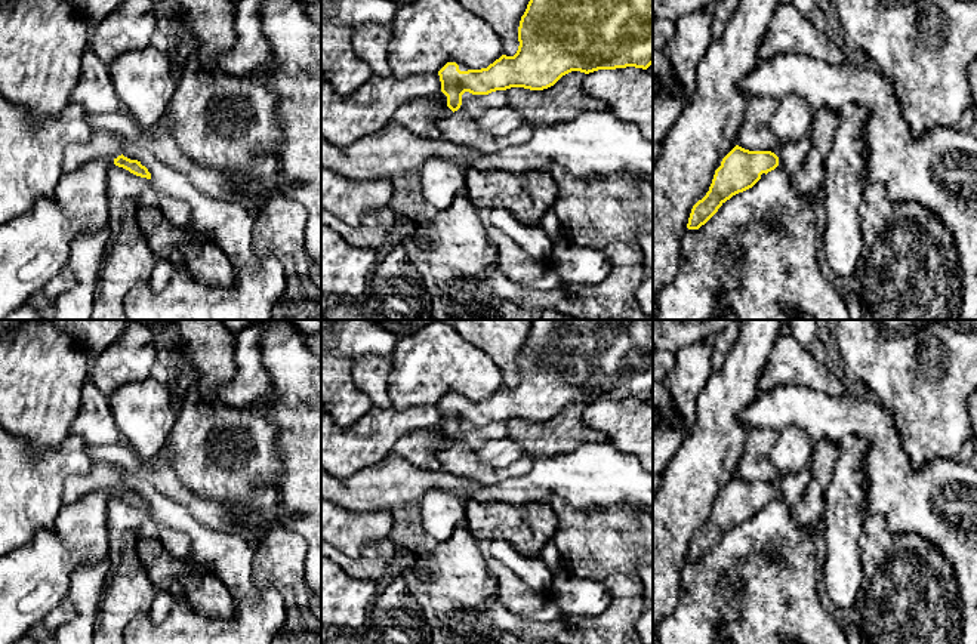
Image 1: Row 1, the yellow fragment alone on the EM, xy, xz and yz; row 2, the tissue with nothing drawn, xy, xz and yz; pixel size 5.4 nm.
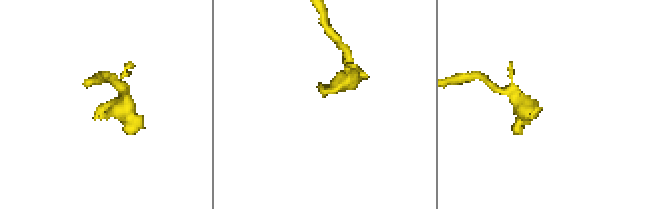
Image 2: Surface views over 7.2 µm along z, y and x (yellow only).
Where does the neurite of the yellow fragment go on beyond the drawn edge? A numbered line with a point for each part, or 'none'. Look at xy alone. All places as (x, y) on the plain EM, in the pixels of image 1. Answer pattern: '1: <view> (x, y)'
1: xy (34, 579)

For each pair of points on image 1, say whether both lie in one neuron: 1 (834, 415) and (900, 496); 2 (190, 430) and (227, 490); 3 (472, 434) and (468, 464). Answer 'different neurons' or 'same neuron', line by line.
1: same neuron
2: same neuron
3: different neurons

